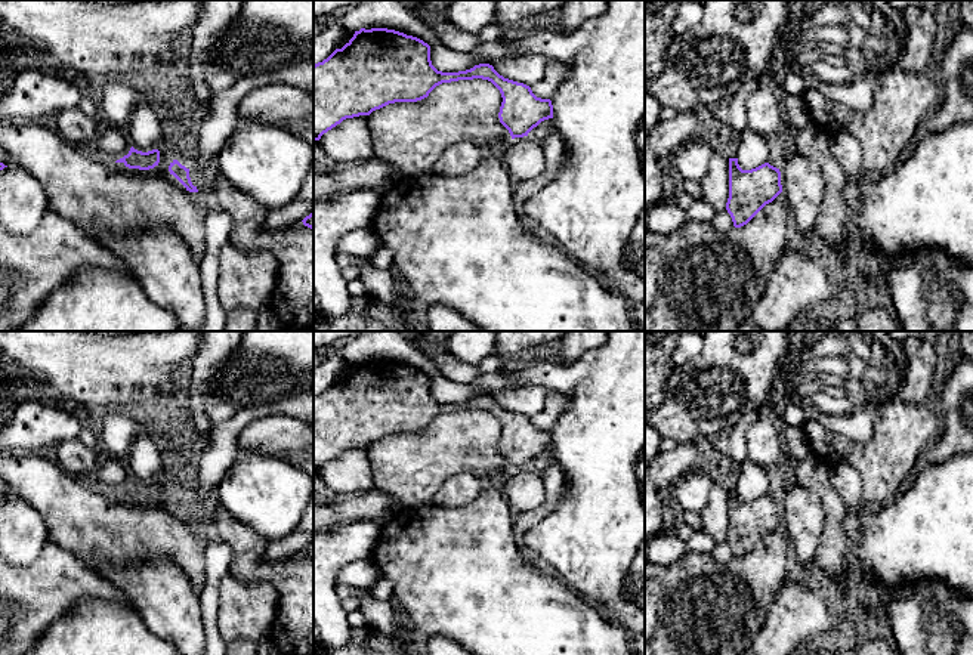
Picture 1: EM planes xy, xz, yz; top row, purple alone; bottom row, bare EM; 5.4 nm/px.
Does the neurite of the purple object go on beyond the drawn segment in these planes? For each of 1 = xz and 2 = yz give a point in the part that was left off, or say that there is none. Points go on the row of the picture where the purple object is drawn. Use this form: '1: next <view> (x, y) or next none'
1: next none
2: next none

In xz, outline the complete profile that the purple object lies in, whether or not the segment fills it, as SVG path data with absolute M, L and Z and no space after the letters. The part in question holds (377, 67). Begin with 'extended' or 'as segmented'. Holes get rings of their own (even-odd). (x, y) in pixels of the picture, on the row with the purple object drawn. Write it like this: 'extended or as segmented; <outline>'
as segmented; M361 28L327 59L313 65L313 142L346 118L370 115L395 102L417 102L442 83L482 78L501 93L500 123L512 139L528 136L541 121L553 118L550 99L537 98L531 87L500 75L492 65L479 64L458 72L438 71L430 61L430 46L423 40L387 28Z

